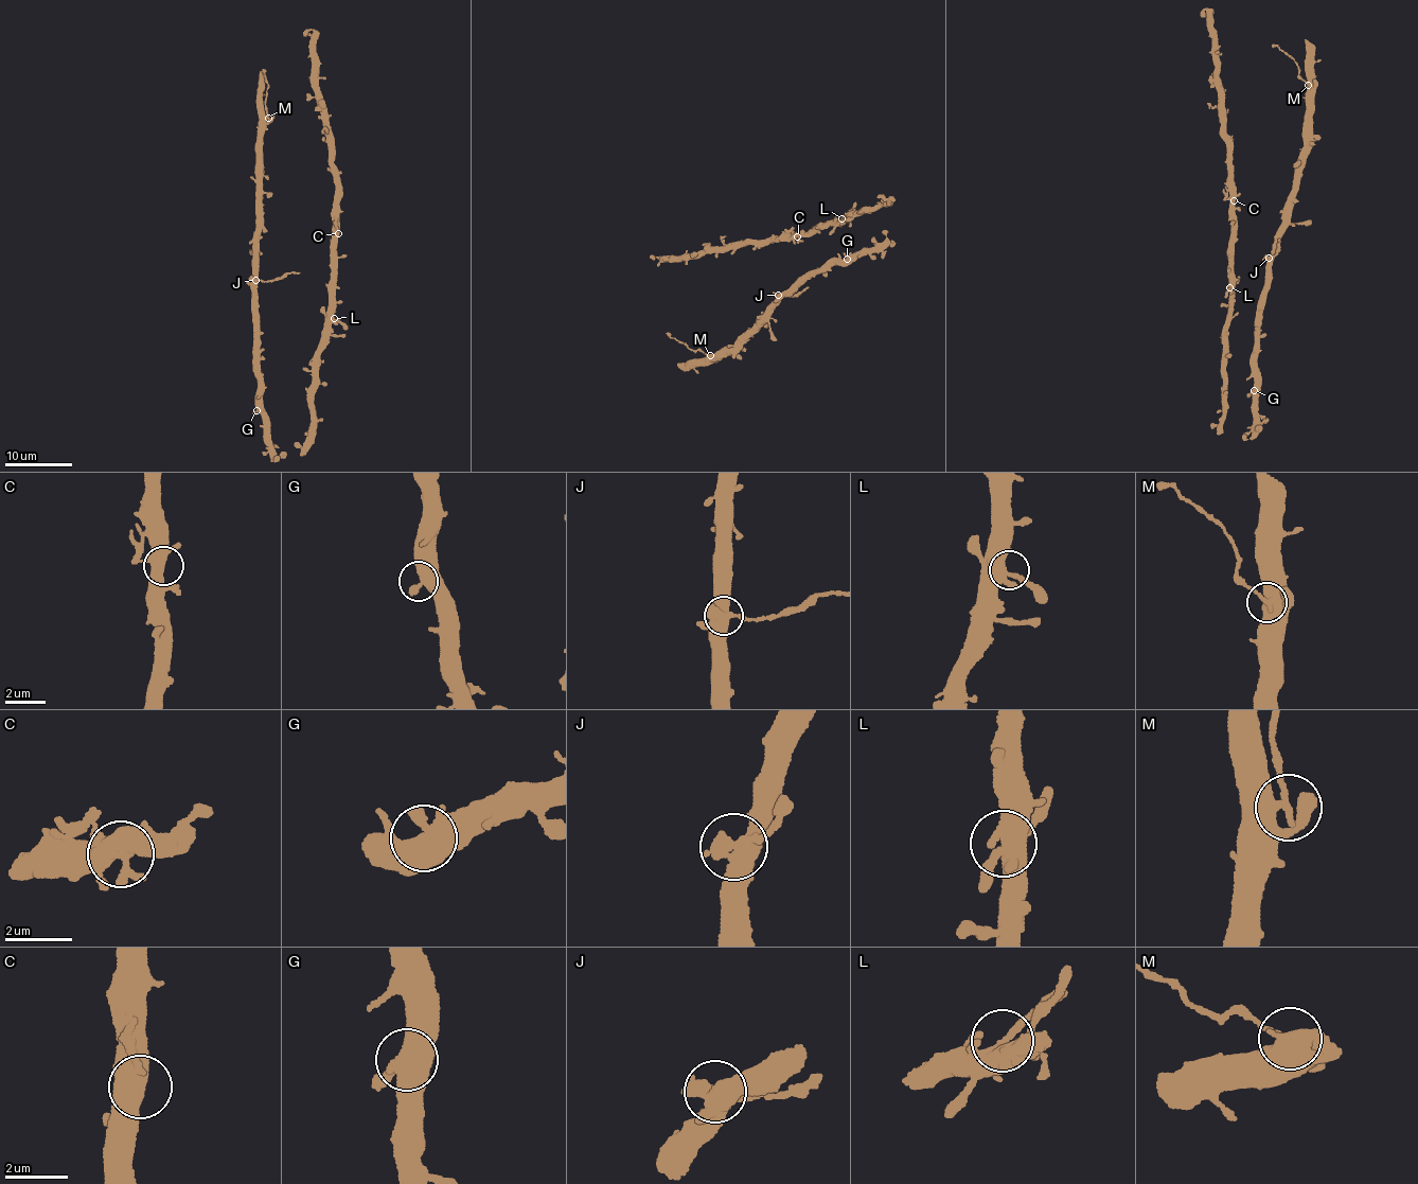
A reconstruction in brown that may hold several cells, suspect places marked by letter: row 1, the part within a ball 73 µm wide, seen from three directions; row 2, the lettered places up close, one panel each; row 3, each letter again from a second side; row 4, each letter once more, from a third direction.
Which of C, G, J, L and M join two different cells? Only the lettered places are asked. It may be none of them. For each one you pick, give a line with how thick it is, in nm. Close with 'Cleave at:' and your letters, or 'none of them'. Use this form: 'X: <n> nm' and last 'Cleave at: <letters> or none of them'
J: 480 nm
M: 320 nm
Cleave at: J, M

